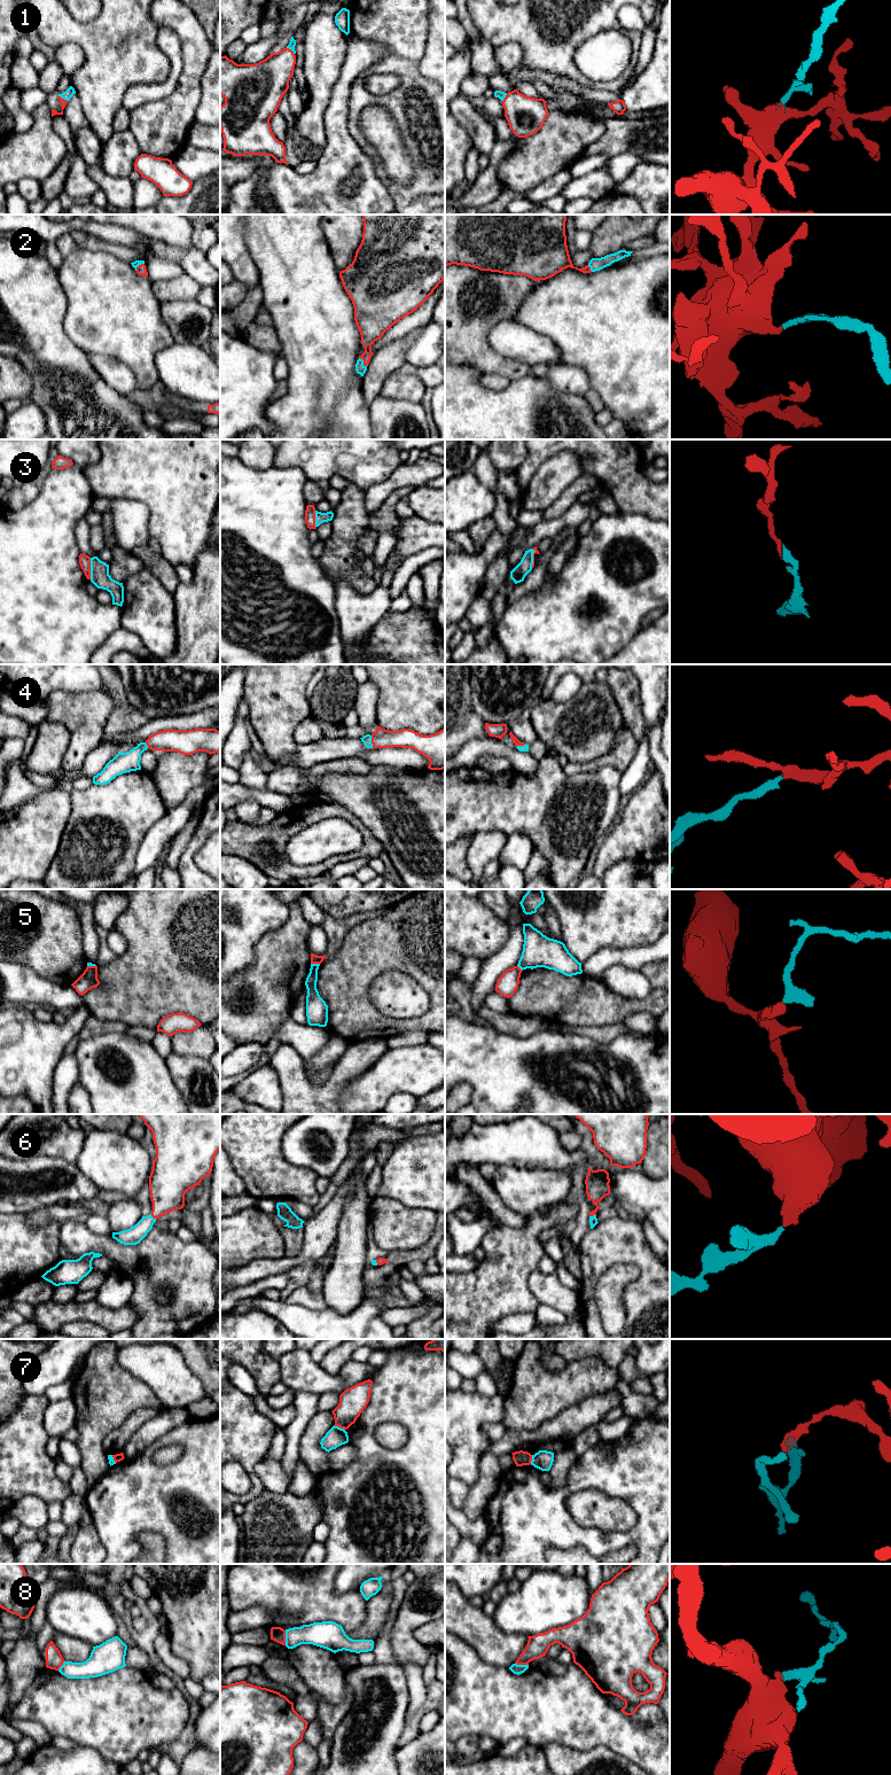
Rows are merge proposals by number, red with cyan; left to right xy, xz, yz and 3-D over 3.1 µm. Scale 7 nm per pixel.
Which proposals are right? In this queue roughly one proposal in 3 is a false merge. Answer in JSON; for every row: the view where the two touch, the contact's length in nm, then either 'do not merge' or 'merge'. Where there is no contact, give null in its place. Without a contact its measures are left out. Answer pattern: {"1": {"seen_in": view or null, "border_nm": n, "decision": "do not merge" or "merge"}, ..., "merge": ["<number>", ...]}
{"1": {"seen_in": "xz", "border_nm": 80, "decision": "merge"}, "2": {"seen_in": "xz", "border_nm": 90, "decision": "merge"}, "3": {"seen_in": "xy", "border_nm": 150, "decision": "merge"}, "4": {"seen_in": "xz", "border_nm": 90, "decision": "merge"}, "5": {"seen_in": "xz", "border_nm": 60, "decision": "do not merge"}, "6": {"seen_in": "xy", "border_nm": 60, "decision": "merge"}, "7": {"seen_in": "xz", "border_nm": 90, "decision": "do not merge"}, "8": {"seen_in": "xz", "border_nm": 100, "decision": "do not merge"}, "merge": ["1", "2", "3", "4", "6"]}

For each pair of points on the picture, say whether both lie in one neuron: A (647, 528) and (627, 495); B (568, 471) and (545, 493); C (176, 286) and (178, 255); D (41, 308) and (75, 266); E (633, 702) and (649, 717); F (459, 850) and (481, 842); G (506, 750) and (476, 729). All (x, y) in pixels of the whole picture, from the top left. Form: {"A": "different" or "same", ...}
{"A": "different", "B": "same", "C": "different", "D": "different", "E": "different", "F": "different", "G": "different"}

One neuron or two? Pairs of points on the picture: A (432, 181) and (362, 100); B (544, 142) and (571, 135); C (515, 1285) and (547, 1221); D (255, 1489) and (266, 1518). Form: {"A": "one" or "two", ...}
{"A": "one", "B": "one", "C": "one", "D": "two"}

